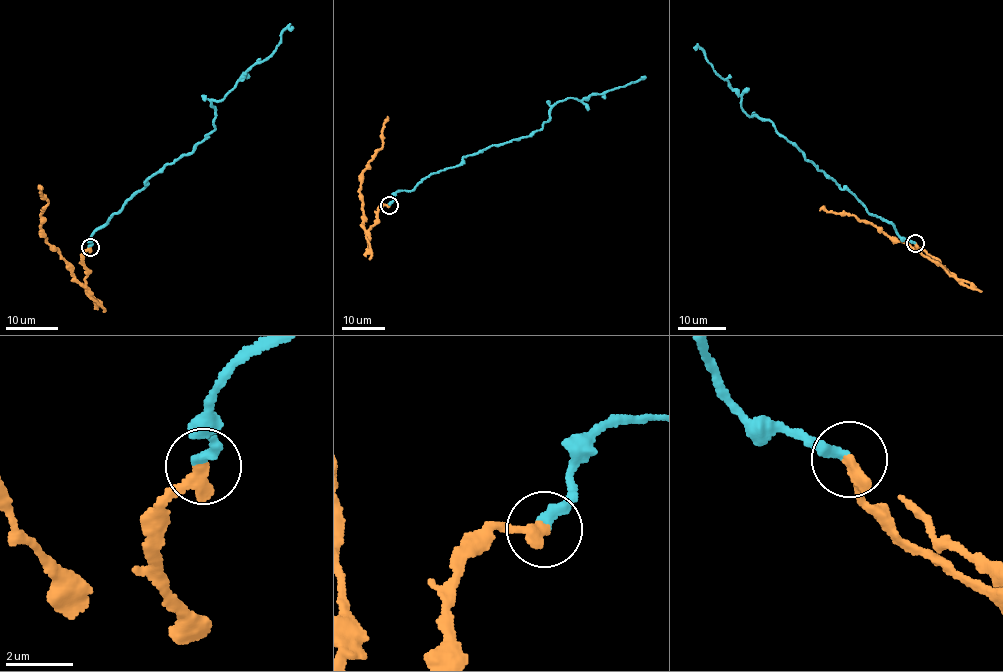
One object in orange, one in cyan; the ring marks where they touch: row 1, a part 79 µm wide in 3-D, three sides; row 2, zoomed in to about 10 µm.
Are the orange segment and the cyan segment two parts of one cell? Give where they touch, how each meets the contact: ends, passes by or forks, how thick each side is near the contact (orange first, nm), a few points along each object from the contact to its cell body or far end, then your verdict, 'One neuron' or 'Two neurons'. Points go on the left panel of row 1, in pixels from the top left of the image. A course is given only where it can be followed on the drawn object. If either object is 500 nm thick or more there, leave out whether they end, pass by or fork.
Place: (90, 247). At the ring orange ends. At the ring cyan ends. Thickness 400 nm (orange) against 300 nm. Course of orange: (90, 246), (82, 261), (87, 275), (83, 285), (42, 235), (40, 216), (48, 201), (41, 195), (41, 189). Course of cyan: (90, 246), (93, 233), (145, 182), (213, 131), (212, 101), (223, 99), (293, 28). Two neurons

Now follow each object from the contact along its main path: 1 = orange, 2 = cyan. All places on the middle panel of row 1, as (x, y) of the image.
1: (389, 205), (378, 210), (375, 223), (367, 232), (362, 224), (360, 177), (382, 147), (388, 116)
2: (389, 205), (399, 191), (412, 190), (464, 157), (539, 130), (558, 102), (580, 100), (645, 76)

